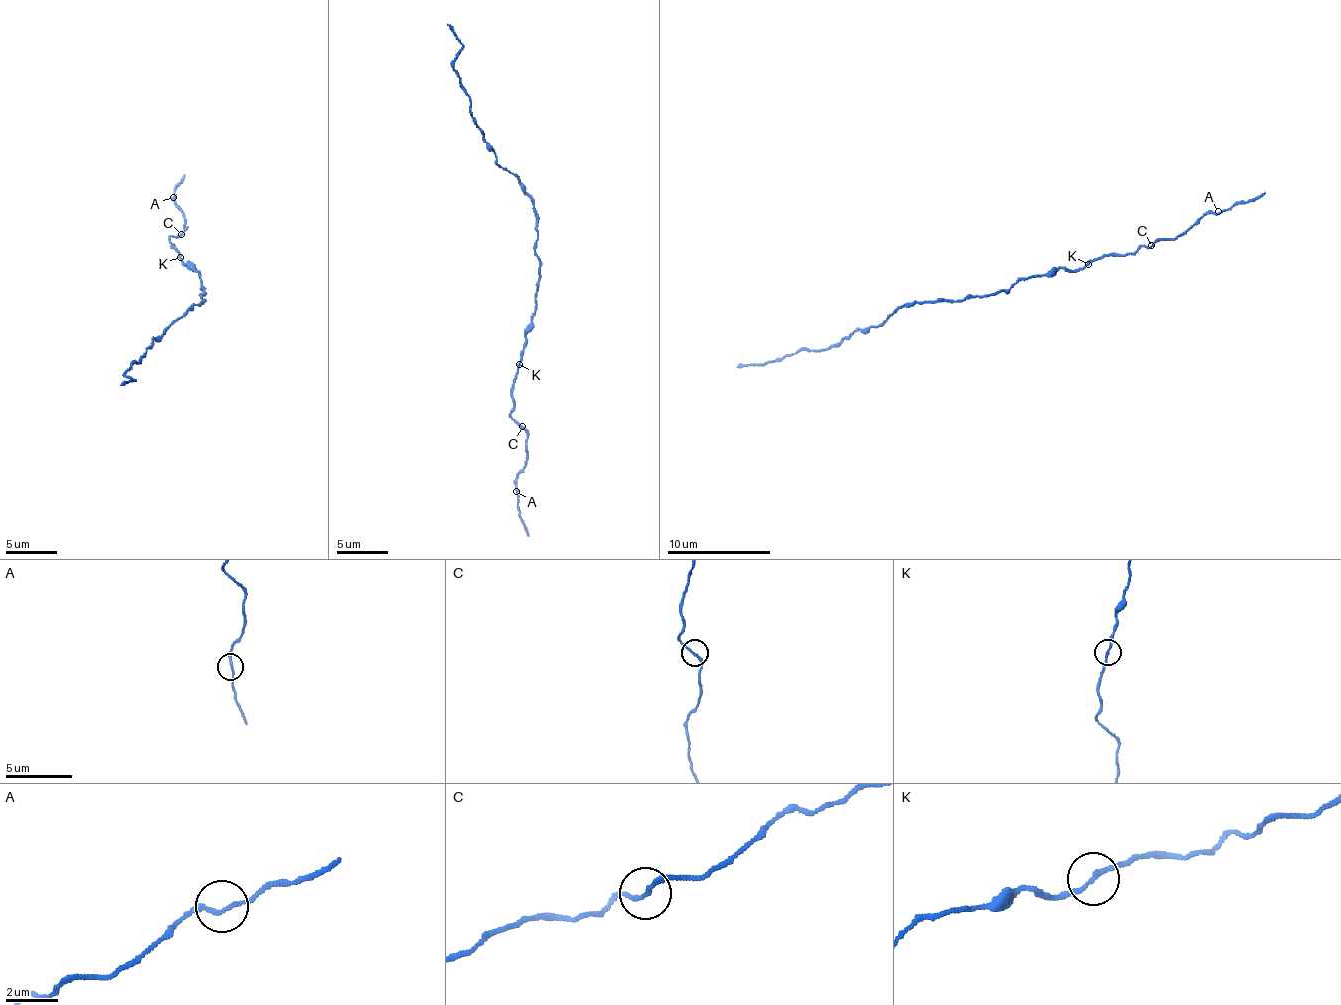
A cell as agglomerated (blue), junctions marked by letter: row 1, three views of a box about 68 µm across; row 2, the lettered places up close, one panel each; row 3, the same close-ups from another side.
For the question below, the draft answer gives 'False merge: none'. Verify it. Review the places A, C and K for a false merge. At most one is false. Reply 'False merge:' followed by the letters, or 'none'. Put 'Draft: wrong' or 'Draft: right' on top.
Draft: right
False merge: none

